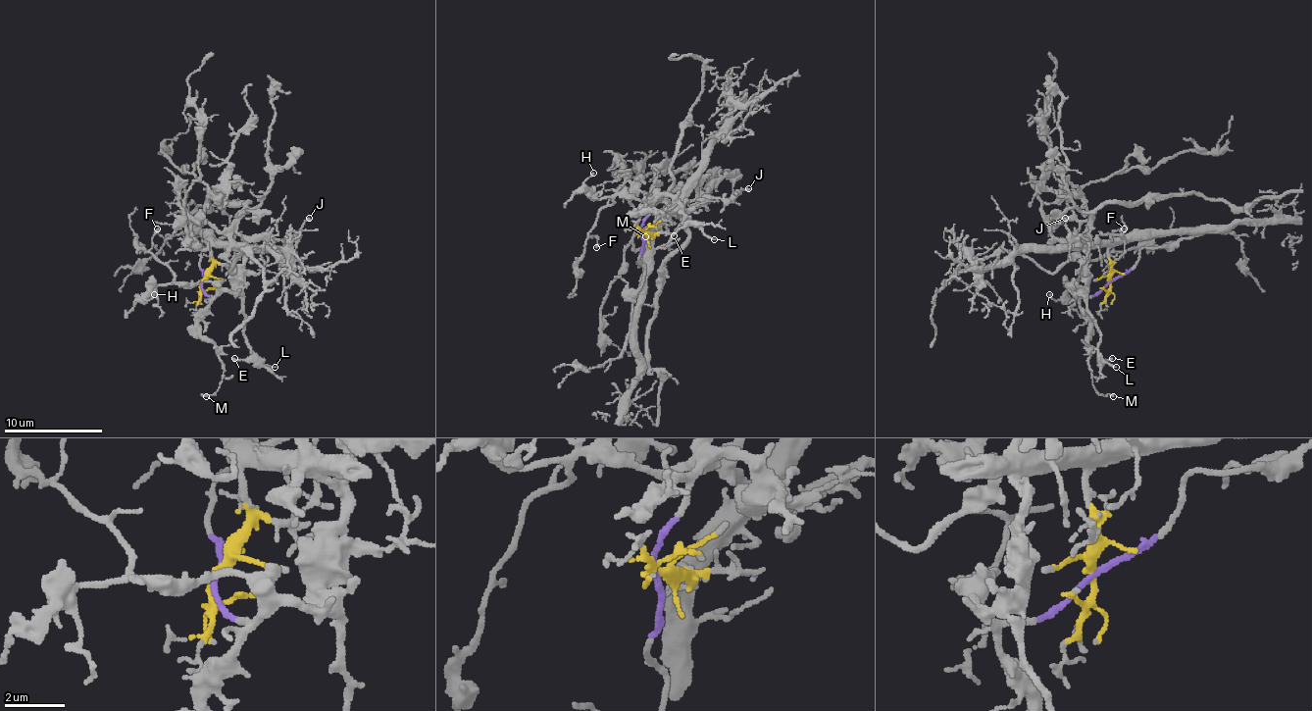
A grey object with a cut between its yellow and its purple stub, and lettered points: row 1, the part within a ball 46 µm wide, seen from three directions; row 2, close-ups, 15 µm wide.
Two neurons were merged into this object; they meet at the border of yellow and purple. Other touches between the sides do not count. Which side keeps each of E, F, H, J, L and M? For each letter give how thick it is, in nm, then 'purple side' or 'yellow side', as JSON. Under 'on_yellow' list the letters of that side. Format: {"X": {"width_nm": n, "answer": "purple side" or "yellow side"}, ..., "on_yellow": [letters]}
{"E": {"width_nm": 150, "answer": "purple side"}, "F": {"width_nm": 120, "answer": "purple side"}, "H": {"width_nm": 120, "answer": "purple side"}, "J": {"width_nm": 130, "answer": "purple side"}, "L": {"width_nm": 150, "answer": "purple side"}, "M": {"width_nm": 100, "answer": "purple side"}, "on_yellow": []}

